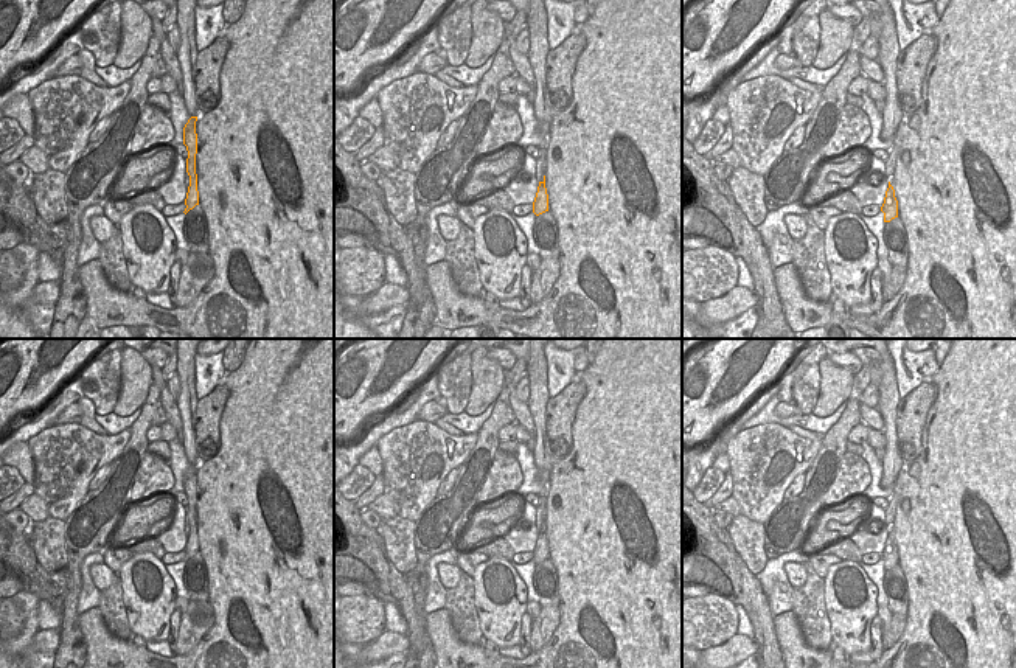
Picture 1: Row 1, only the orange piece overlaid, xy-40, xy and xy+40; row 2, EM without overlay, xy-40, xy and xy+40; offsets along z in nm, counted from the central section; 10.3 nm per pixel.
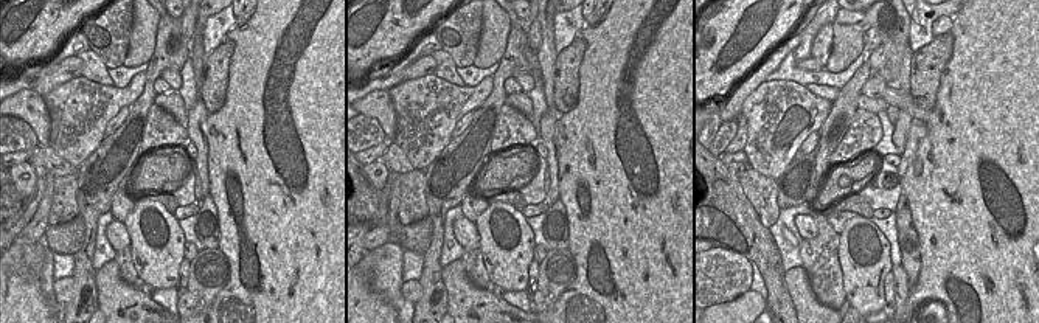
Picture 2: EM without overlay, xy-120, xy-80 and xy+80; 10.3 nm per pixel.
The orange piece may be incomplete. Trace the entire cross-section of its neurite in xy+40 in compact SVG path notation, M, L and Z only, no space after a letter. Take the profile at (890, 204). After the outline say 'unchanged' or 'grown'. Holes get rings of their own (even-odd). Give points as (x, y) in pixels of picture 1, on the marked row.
M890 182L886 191L886 197L884 197L881 211L884 213L884 222L890 222L892 219L898 217L898 200L895 197L895 190L890 185Z; unchanged

